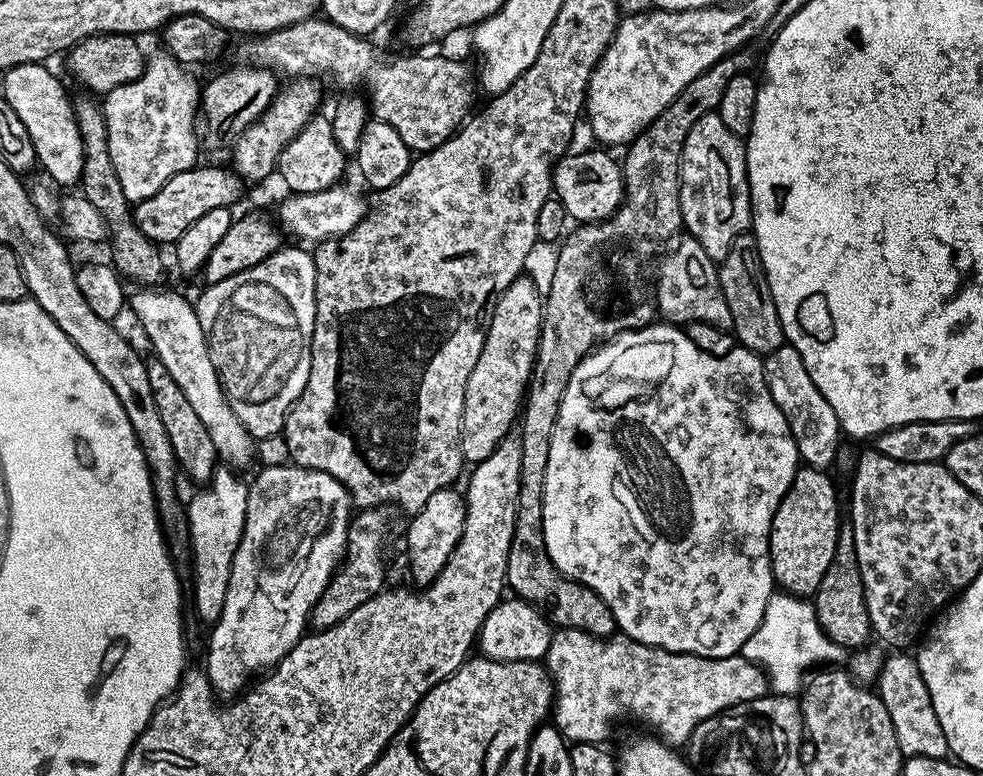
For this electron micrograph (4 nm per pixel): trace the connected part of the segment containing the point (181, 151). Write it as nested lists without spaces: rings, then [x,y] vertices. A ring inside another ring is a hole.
[[[157,52],[157,56],[147,57],[142,74],[137,80],[110,90],[102,100],[110,146],[110,162],[114,162],[118,182],[122,182],[122,190],[129,202],[139,202],[158,194],[158,190],[162,190],[162,186],[166,186],[166,182],[174,178],[174,174],[182,174],[197,167],[199,160],[196,159],[200,156],[200,148],[202,149],[202,140],[198,135],[201,81],[196,81],[188,73],[191,71],[168,52]]]

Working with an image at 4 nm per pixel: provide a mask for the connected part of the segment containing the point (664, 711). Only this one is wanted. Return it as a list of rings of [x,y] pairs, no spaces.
[[[556,628],[553,631],[546,667],[554,689],[554,726],[572,744],[603,745],[619,716],[633,716],[649,724],[653,728],[651,731],[665,744],[684,746],[692,731],[706,722],[706,718],[735,704],[757,700],[769,691],[770,685],[765,669],[741,654],[726,658],[702,658],[694,654],[667,652],[623,634],[601,638],[573,628]]]

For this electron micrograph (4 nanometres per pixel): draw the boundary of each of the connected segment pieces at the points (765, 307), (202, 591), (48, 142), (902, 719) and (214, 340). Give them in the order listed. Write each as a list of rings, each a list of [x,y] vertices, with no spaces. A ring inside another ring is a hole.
[[[745,234],[734,238],[734,246],[726,250],[726,258],[719,261],[718,271],[726,306],[730,306],[730,331],[735,336],[737,345],[755,352],[761,358],[782,347],[786,343],[784,331],[780,325],[778,310],[774,306],[774,298],[770,294],[755,235]]]
[[[217,467],[207,485],[199,489],[200,493],[186,504],[188,514],[188,542],[190,545],[190,569],[192,568],[192,600],[196,603],[196,612],[208,626],[216,623],[222,614],[222,606],[226,603],[226,590],[230,586],[230,566],[234,566],[234,554],[238,550],[238,542],[242,538],[242,530],[246,522],[246,498],[248,484],[240,481],[231,467]]]
[[[43,63],[23,64],[14,66],[9,72],[3,73],[4,88],[2,94],[6,102],[22,118],[22,126],[26,126],[26,134],[30,134],[30,142],[34,142],[36,151],[36,163],[44,172],[53,180],[51,183],[79,185],[82,166],[84,165],[84,151],[82,150],[82,134],[78,134],[78,122],[76,121],[76,110],[73,101],[68,101],[68,92],[60,85],[60,80],[51,72],[50,69],[44,68]]]
[[[908,654],[889,655],[880,668],[878,695],[894,722],[894,734],[903,756],[921,756],[922,758],[945,758],[949,755],[946,734],[942,734],[942,725],[938,723],[938,714],[930,702],[930,690],[922,682],[922,670],[918,670],[915,659]]]
[[[281,247],[280,251],[275,252],[270,258],[258,262],[258,266],[250,266],[250,270],[242,270],[222,282],[207,285],[203,290],[205,292],[200,297],[195,297],[194,307],[200,320],[210,322],[210,327],[207,329],[208,353],[210,362],[214,362],[214,370],[218,374],[220,385],[224,388],[228,405],[234,410],[234,414],[238,414],[238,422],[242,422],[242,426],[246,426],[246,430],[254,438],[277,435],[283,429],[286,414],[292,409],[294,402],[302,394],[302,390],[310,378],[312,335],[316,321],[316,262],[313,253],[311,251],[303,252],[300,248]]]

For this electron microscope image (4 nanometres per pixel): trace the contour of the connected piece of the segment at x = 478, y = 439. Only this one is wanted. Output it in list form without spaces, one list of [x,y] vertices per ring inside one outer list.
[[[522,274],[498,298],[488,323],[488,333],[482,346],[482,354],[478,354],[478,362],[474,362],[474,370],[470,370],[470,378],[466,382],[466,398],[462,406],[462,426],[460,427],[460,449],[465,461],[475,466],[490,458],[502,442],[502,438],[513,431],[524,403],[524,393],[528,380],[532,376],[532,367],[536,361],[536,349],[540,346],[540,321],[544,319],[542,292],[536,289],[534,281],[528,274]]]

